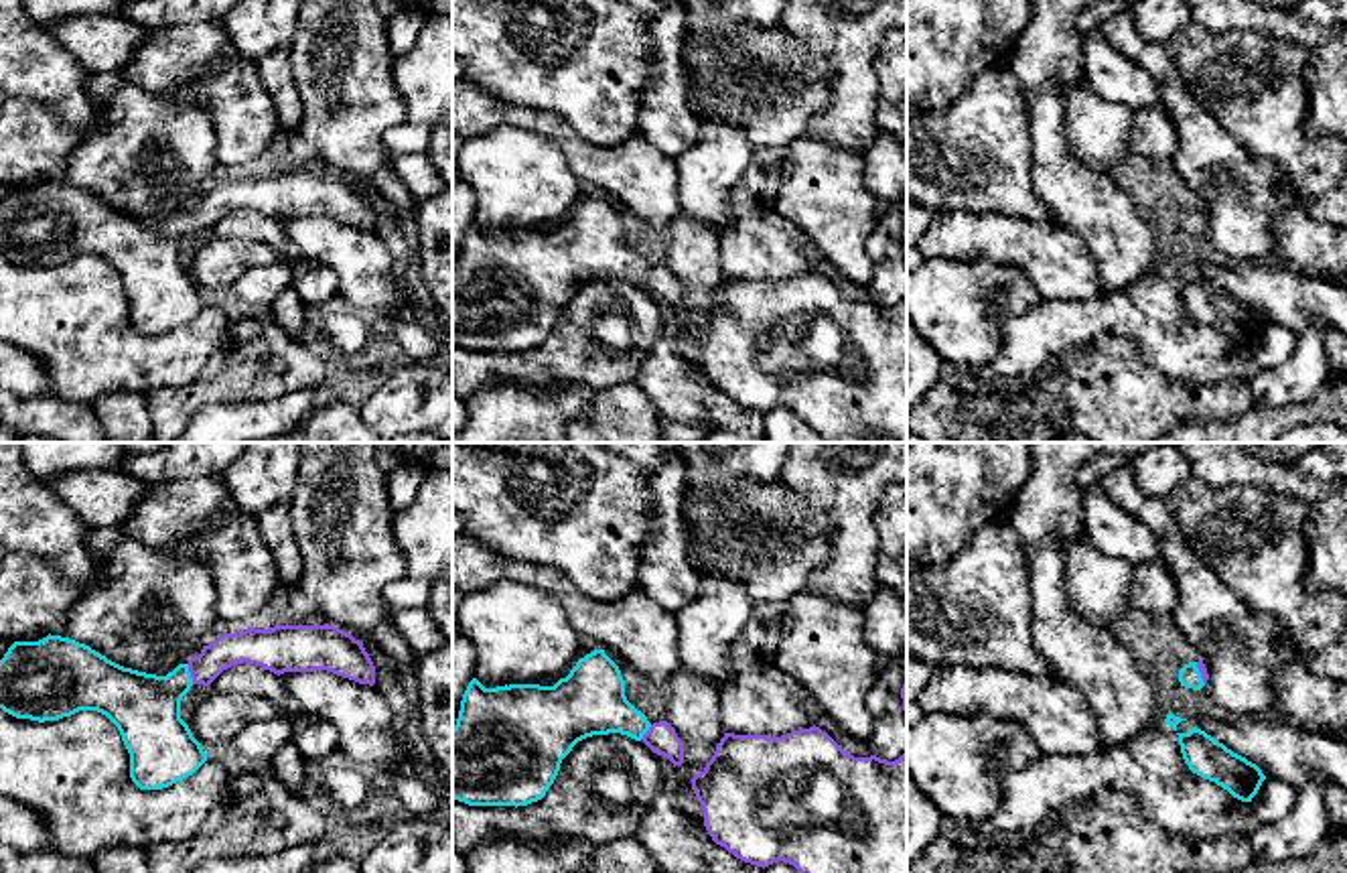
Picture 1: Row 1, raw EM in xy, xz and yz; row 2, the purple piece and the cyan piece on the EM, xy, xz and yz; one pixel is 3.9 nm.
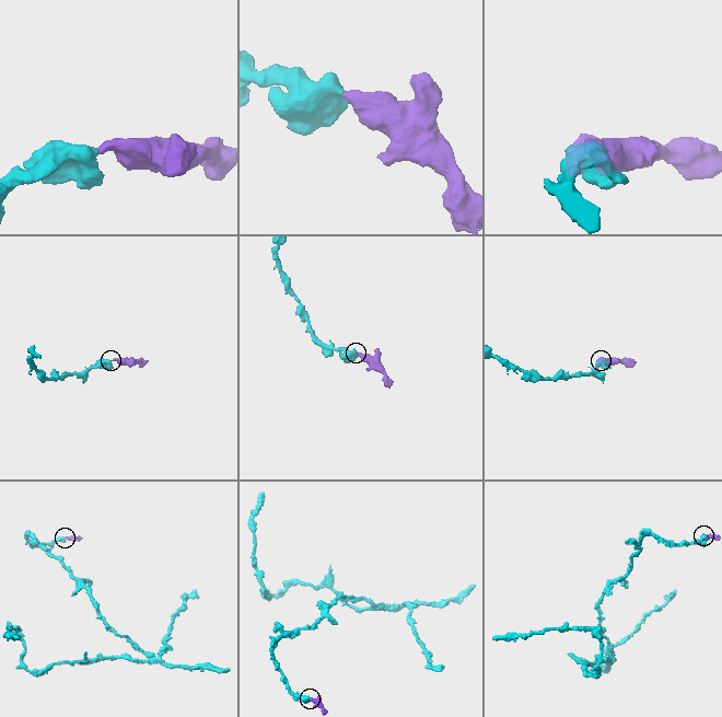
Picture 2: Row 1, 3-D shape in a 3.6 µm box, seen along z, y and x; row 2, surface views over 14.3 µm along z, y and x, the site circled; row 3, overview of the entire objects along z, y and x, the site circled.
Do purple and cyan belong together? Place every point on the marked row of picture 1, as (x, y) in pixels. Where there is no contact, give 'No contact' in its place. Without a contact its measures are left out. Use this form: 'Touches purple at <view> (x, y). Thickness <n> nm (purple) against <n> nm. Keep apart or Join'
Touches purple at xy (191, 675). Thickness 130 nm (purple) against 280 nm. Join

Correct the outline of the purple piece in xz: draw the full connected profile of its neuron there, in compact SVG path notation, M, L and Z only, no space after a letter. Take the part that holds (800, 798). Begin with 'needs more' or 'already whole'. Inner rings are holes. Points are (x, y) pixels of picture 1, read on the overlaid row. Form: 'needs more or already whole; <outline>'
already whole; M816 725L781 737L724 733L692 790L712 841L745 863L765 869L783 861L799 873L907 873L907 753L895 761L854 757Z

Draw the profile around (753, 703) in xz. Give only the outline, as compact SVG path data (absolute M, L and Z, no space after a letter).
M740 672L720 692L720 723L734 735L781 737L813 727L813 715L767 672Z

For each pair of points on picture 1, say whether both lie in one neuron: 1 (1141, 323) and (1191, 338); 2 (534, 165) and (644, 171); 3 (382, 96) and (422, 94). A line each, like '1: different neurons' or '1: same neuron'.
1: same neuron
2: different neurons
3: different neurons

